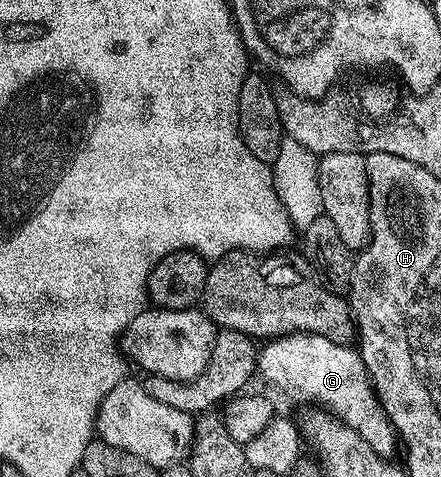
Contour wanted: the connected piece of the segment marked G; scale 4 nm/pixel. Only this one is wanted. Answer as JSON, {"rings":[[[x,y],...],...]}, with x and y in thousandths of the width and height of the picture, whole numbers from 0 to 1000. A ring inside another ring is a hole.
{"rings":[[[649,700],[644,709],[608,715],[599,725],[605,727],[599,734],[594,727],[583,742],[590,795],[596,790],[610,807],[626,809],[637,824],[678,843],[744,851],[762,868],[753,870],[776,891],[800,897],[800,906],[810,906],[846,948],[873,962],[889,958],[896,935],[900,943],[900,912],[837,803],[812,732],[755,721],[755,713],[737,713],[737,704],[717,700]]]}

